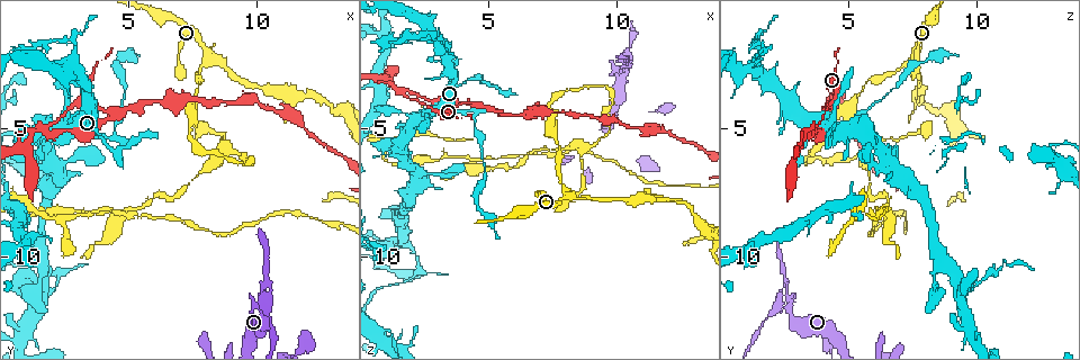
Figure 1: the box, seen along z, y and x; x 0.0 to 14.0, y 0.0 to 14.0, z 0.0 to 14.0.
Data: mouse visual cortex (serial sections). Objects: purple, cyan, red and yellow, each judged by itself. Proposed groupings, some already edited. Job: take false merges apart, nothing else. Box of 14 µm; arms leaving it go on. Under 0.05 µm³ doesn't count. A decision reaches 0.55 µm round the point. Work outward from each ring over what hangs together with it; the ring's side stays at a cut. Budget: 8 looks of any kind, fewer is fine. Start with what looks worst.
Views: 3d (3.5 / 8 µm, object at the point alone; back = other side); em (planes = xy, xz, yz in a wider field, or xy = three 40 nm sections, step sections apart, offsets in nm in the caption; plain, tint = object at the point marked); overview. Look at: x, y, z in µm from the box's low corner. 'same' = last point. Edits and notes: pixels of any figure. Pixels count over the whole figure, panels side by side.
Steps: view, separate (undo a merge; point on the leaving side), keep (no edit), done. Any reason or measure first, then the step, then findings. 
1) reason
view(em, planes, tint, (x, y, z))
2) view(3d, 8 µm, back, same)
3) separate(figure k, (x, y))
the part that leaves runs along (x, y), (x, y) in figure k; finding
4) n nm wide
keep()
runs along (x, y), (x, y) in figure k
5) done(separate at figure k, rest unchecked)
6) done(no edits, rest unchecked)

thin neck
view(3d, 3.5 µm, (4.5, 4.9, 5.0))

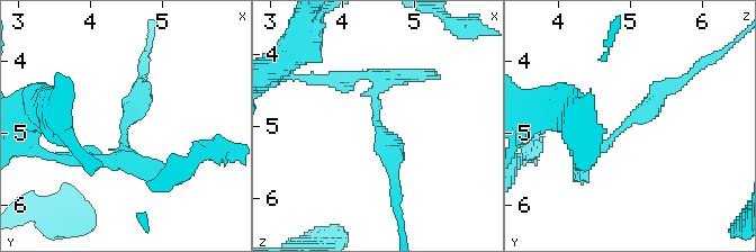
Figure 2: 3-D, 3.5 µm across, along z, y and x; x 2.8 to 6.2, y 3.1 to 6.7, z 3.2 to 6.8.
arms of 200, 300 nm
view(em, xy, step 1, tint, (4.50, 5.00, 4.90))

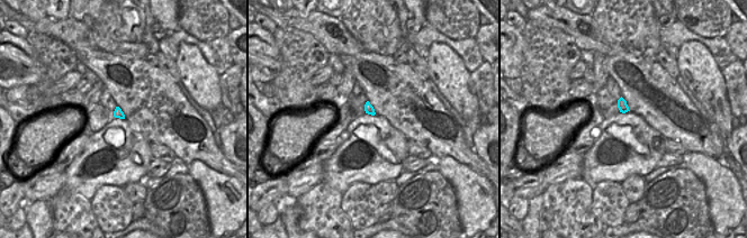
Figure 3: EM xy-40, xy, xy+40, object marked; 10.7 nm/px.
keep()
runs along (579, 158), (605, 147), (674, 86) in figure 2; one cell here

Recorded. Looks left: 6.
three arms meet
view(3d, 3.5 µm, (8.1, 2.0, 7.6))

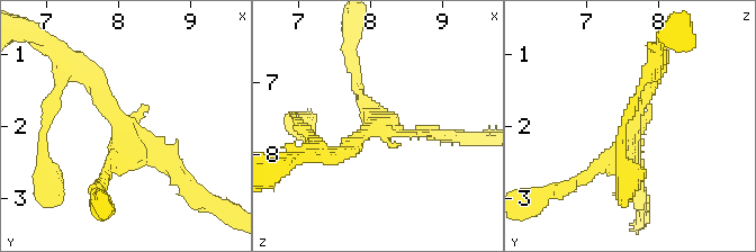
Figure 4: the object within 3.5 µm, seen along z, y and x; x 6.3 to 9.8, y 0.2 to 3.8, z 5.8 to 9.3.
now the EM
view(em, xy, step 5, tint, (8.05, 2.00, 7.60))

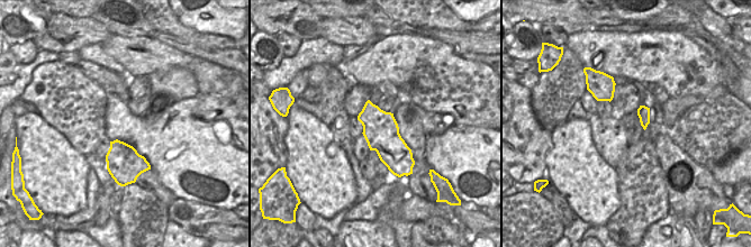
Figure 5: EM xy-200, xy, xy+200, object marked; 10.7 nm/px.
view(em, xy, step 2, tint, same)

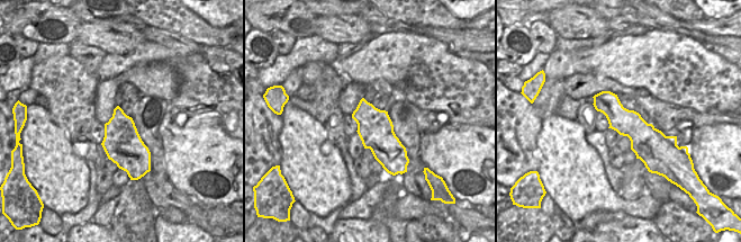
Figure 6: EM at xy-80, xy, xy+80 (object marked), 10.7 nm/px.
keep()
runs along (657, 70), (626, 142), (585, 177) in figure 4; all the same cell

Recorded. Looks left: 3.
sudden change in width
view(3d, 8 µm, (2.1, 10.7, 10.7))

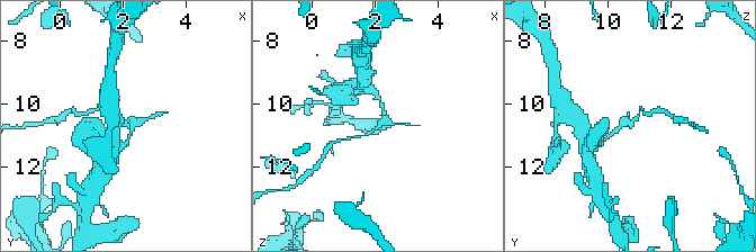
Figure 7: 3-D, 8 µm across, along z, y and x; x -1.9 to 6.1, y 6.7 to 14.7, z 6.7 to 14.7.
now the EM
view(em, xy, step 1, tint, (2.1, 10.6, 10.9))

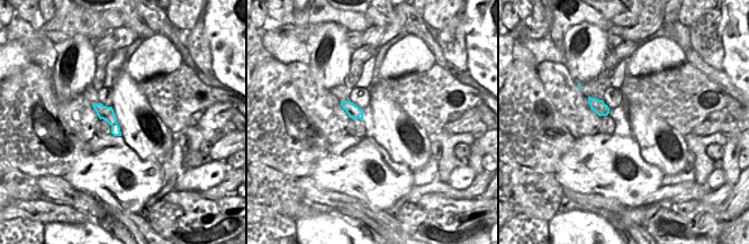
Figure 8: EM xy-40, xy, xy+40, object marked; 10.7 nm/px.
keep()
runs along (381, 104), (384, 122), (349, 138) in figure 7; one cell here

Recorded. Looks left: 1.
done(no edits, rest unchecked)

